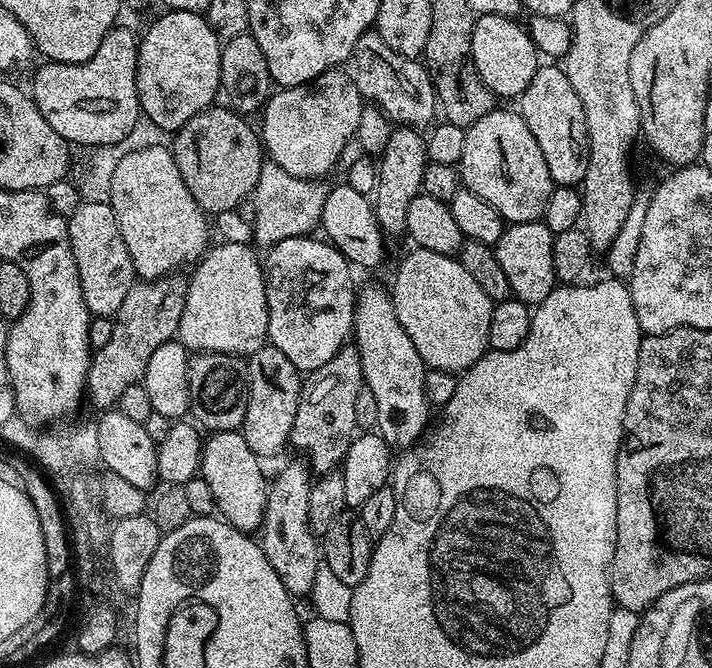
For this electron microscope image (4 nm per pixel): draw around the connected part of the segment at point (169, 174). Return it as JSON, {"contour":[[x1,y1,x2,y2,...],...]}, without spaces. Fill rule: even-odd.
{"contour":[[150,146,149,149,134,150,116,163,113,176,110,178,110,190,107,203,118,218,122,230,122,242,130,250,132,265,140,280,156,280,159,276,170,276,181,271,183,264,192,266,208,251,209,217,200,208,182,180,175,158,167,147]]}

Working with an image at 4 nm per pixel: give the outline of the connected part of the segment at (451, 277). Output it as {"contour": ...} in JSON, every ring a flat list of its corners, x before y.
{"contour":[[417,247,411,251,401,262,396,281,390,284,394,314,398,314,402,330,410,334,414,350,418,350,428,368,457,374,465,372,489,351,490,314,494,302,456,256,434,254,434,250]]}

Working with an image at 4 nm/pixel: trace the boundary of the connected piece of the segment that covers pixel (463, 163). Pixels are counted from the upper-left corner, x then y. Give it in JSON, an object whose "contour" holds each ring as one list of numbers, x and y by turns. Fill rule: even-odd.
{"contour":[[500,107,467,128,458,171,463,187,478,194,482,202,490,202,508,224,540,220,554,187,550,170,546,170,546,158,542,158,530,126,526,126,519,111,507,112]]}

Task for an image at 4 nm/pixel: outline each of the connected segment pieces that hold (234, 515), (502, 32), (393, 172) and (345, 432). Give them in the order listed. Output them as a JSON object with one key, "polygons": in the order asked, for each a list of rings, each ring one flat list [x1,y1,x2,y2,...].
{"polygons":[[[243,431,213,432,204,440,199,475,210,486,210,494,214,494,216,512,240,532,255,533,264,522,270,480,267,475,264,477,260,464,261,457,246,446]],[[498,14,477,15,474,34,470,42,470,50,474,58,474,66,482,78,482,82,491,90,493,97,512,96,518,98,530,86,530,78,534,78,536,69,542,63,532,39,528,37,528,29,523,23,510,16]],[[393,127,390,142,378,157,378,179,375,193,371,197,372,209,385,237,405,235,406,214,410,210,410,202,414,202,414,198,421,195,422,178,429,163,425,137,415,128]],[[345,346,318,370,307,373,300,390,298,414,294,414,291,447,306,457,313,473,335,472,344,462,344,455,357,431,354,406,364,386,360,354,354,346]]]}

